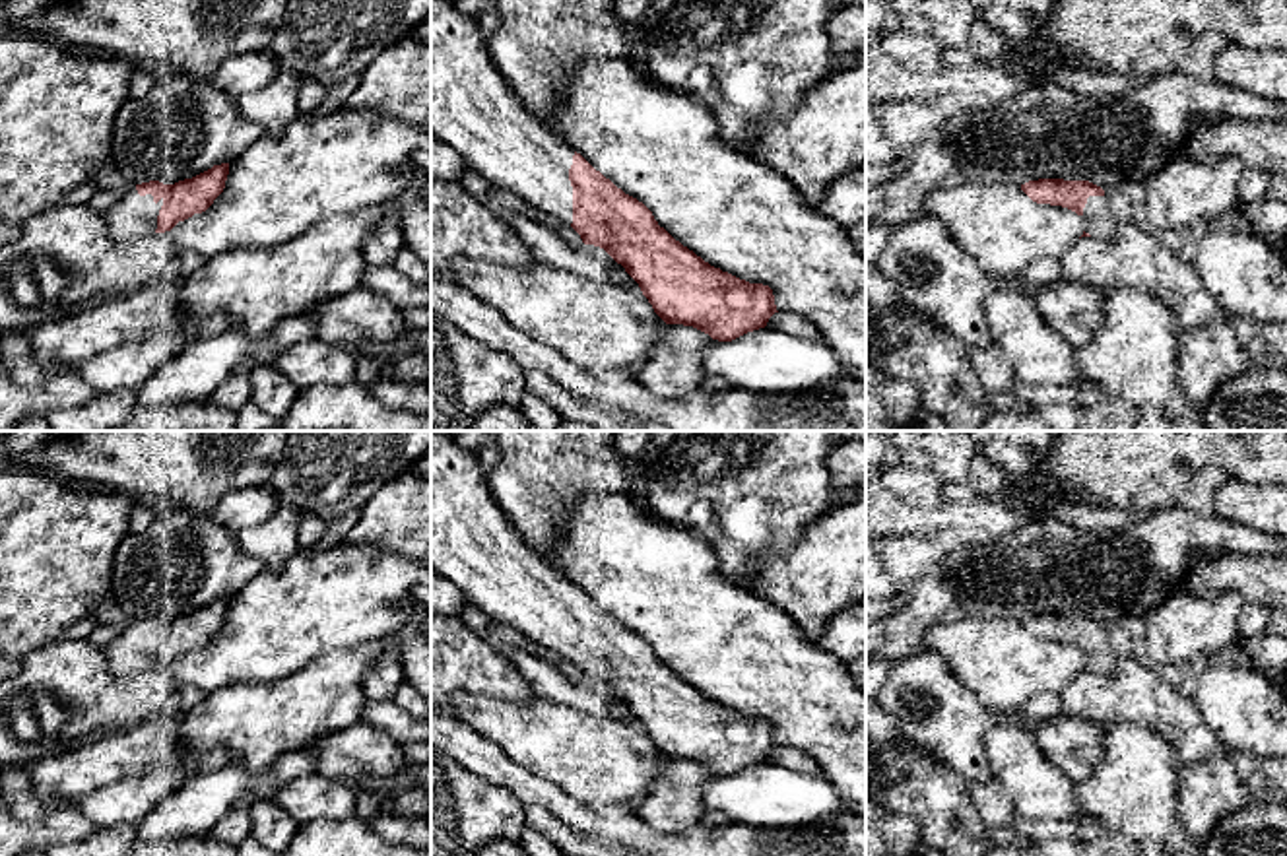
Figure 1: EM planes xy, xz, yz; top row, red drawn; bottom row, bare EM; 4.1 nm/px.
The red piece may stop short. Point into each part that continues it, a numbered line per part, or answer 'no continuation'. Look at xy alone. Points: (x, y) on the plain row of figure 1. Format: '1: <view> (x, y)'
1: xy (134, 651)

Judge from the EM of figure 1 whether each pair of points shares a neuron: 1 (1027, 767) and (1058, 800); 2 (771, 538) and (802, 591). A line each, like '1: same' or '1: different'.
1: same
2: different

